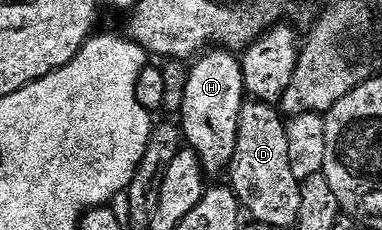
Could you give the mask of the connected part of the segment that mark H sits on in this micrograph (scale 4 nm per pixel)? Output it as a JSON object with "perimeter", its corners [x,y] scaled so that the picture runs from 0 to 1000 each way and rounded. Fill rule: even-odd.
{"perimeter":[[[552,209],[497,274],[474,483],[474,578],[545,761],[573,757],[581,739],[586,752],[605,717],[639,439],[634,278],[607,222]]]}

